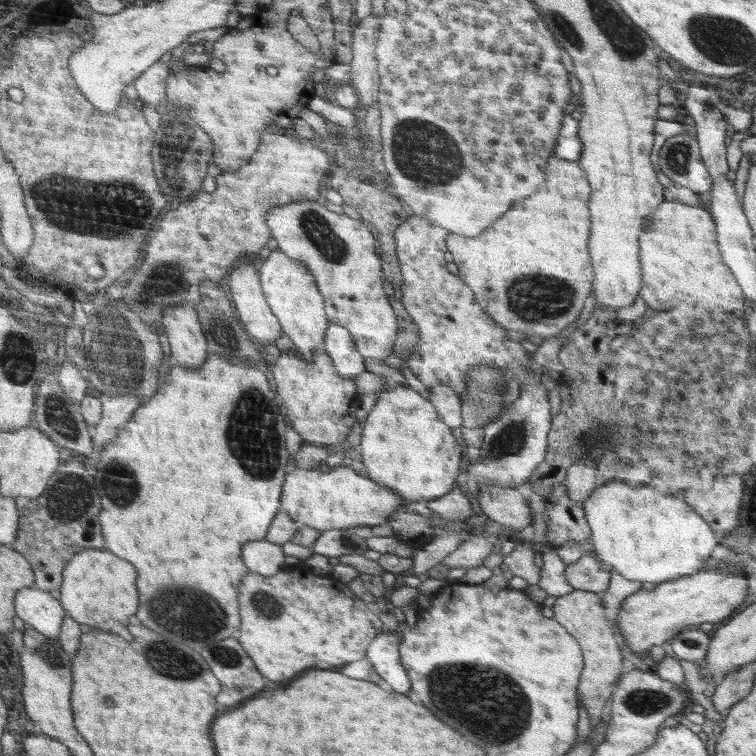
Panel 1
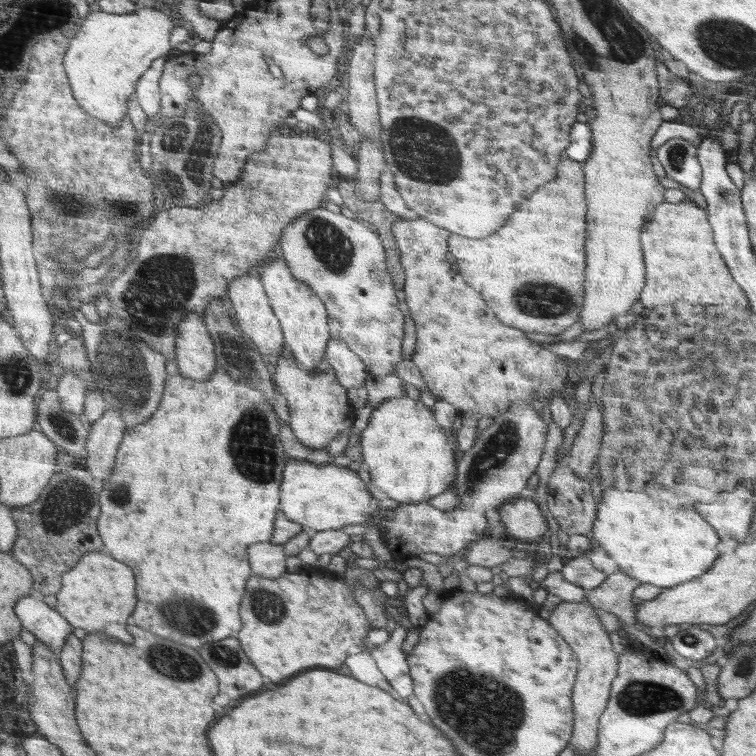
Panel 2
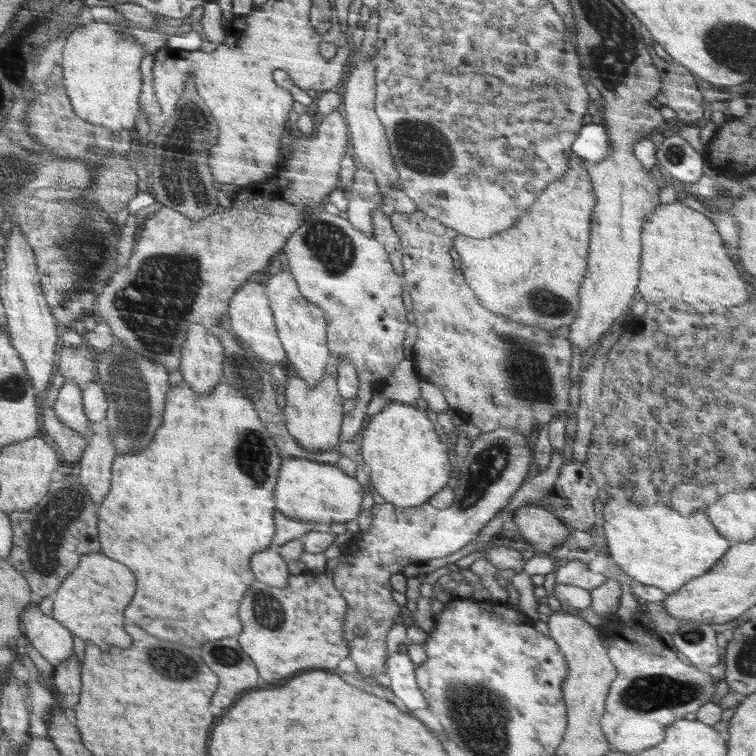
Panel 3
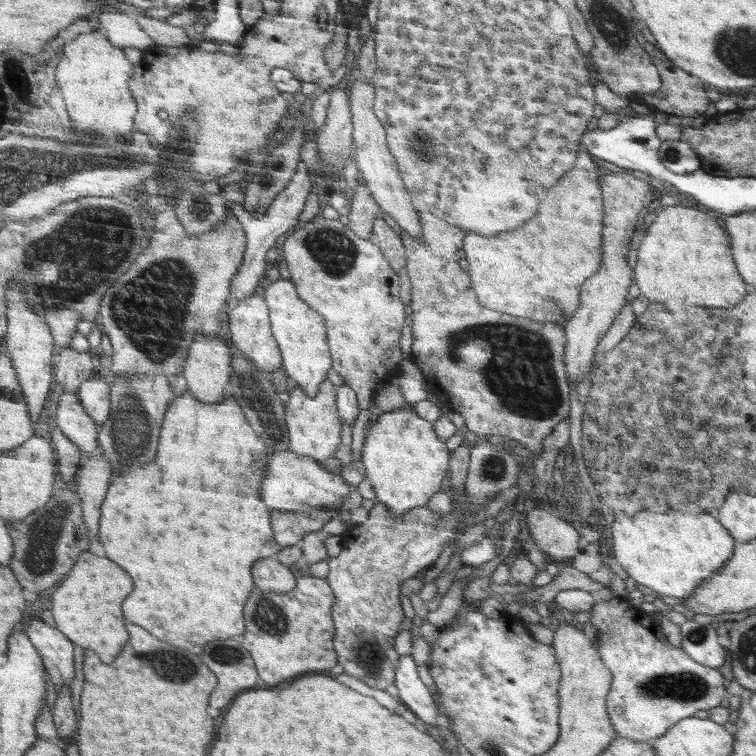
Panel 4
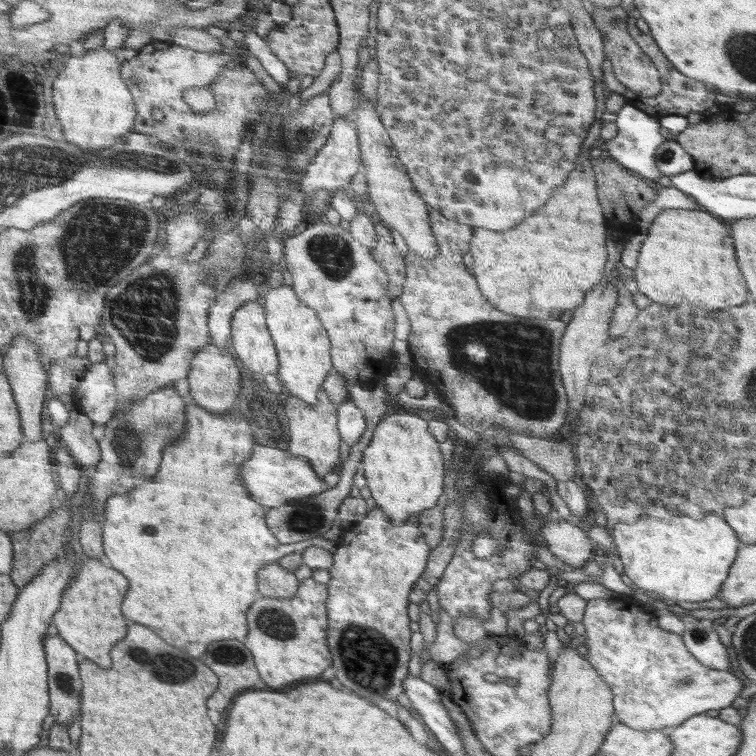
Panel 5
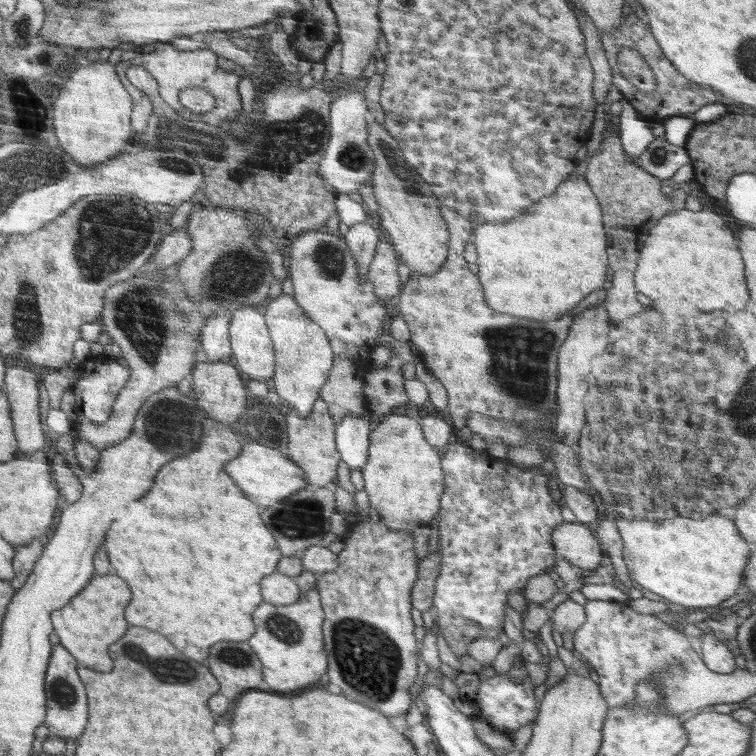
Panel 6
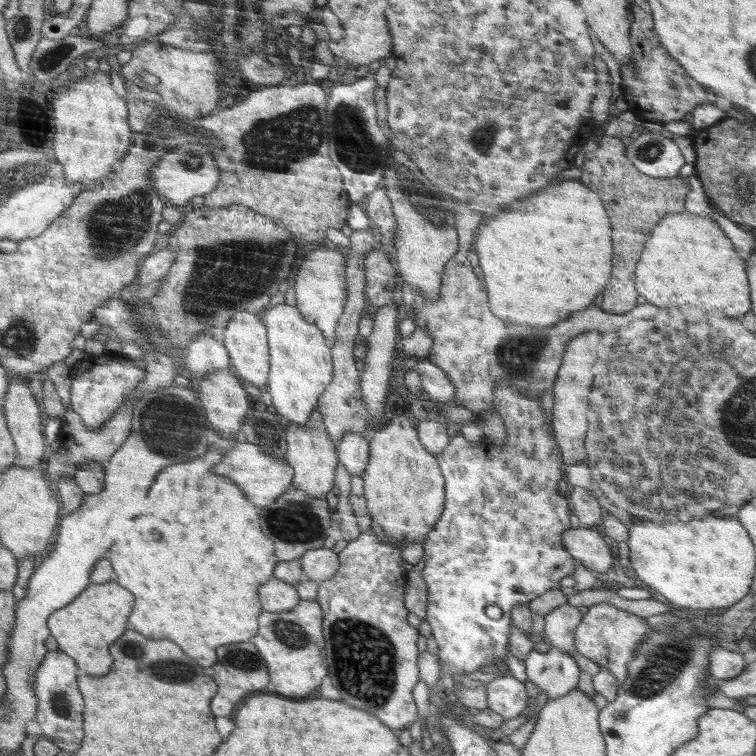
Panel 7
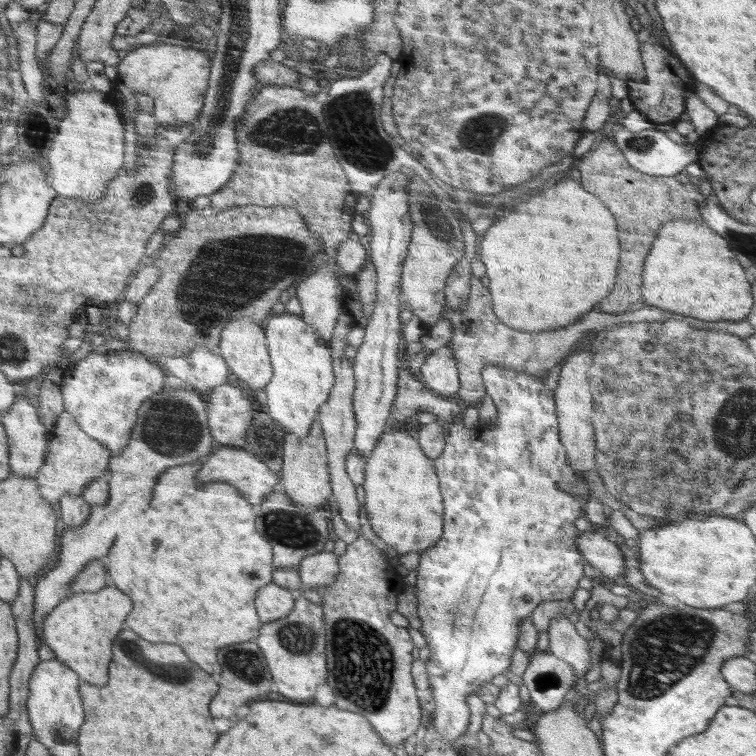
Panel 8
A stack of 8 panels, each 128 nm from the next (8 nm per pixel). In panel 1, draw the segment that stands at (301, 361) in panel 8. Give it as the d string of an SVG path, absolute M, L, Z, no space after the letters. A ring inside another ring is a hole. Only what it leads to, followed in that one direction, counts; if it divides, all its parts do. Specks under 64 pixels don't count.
M279 248L267 251L264 259L265 262L258 272L267 303L279 323L283 324L284 334L294 343L295 350L304 360L312 360L312 356L315 356L314 350L325 342L324 336L327 336L329 328L326 305L323 303L323 295L319 292L315 276L300 262L291 260Z

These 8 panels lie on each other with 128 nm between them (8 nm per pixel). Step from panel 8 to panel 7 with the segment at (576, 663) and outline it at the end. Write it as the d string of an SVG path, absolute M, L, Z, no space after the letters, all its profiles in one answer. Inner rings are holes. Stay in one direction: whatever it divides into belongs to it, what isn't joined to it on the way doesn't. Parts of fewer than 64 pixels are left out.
M568 603L554 608L545 616L545 634L554 648L560 648L568 655L570 652L576 652L575 633L580 618L582 616L578 612L578 607Z

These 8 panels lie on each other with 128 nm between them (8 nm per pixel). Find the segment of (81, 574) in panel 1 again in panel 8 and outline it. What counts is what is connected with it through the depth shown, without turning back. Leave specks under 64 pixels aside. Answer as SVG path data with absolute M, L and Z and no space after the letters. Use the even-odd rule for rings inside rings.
M110 583L102 590L84 592L68 596L59 606L48 613L39 629L40 642L50 646L56 654L56 660L64 662L70 671L79 676L81 684L98 684L104 686L108 682L108 664L112 660L112 640L122 630L122 622L132 610L132 600L116 590Z

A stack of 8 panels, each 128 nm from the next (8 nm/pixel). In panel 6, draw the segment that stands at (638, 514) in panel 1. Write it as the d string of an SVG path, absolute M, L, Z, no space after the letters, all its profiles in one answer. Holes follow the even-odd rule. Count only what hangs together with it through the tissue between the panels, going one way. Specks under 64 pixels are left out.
M718 514L707 516L704 520L674 516L672 520L666 519L660 522L632 520L620 515L615 523L622 537L623 559L629 570L629 576L642 585L645 592L654 592L674 604L704 608L704 606L718 606L740 590L751 547L744 540L735 521L722 518Z

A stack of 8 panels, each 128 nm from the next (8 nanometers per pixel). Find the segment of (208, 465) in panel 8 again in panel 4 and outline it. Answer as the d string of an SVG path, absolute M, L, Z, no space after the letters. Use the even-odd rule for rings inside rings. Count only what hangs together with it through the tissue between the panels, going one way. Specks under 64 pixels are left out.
M271 449L271 452L265 476L260 482L260 496L264 496L264 504L281 511L326 509L332 511L332 518L340 516L342 502L348 496L348 486L342 477L327 472L315 458L300 456L290 450Z

